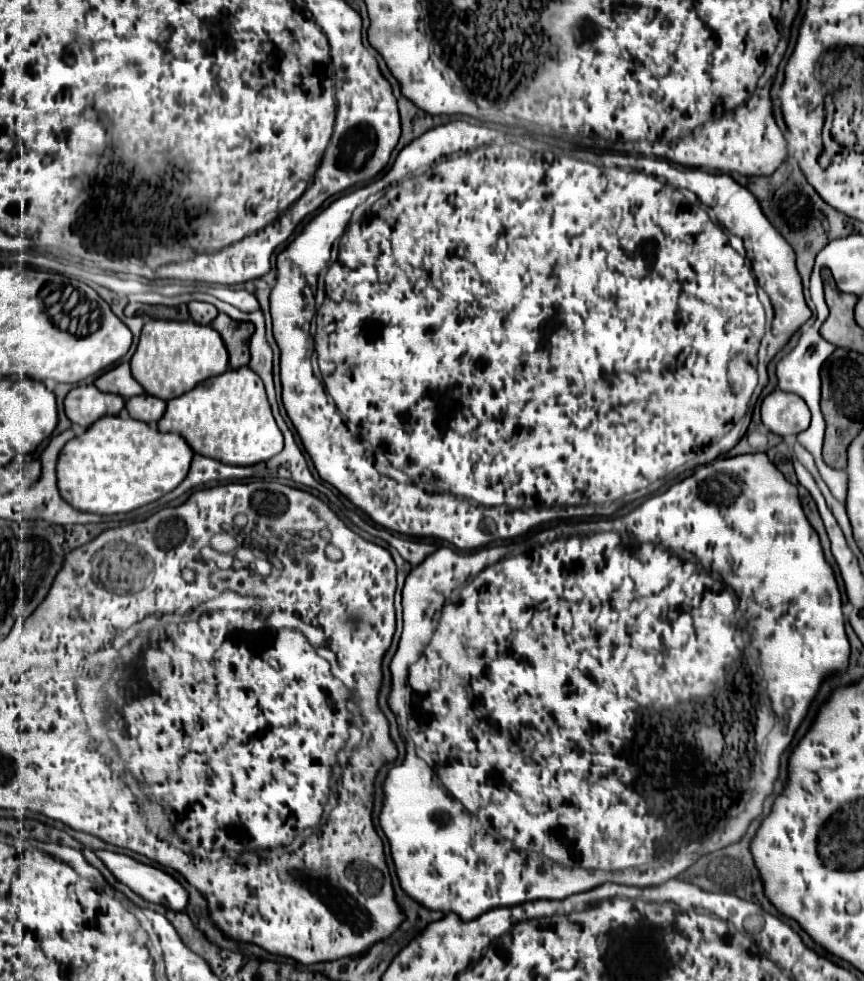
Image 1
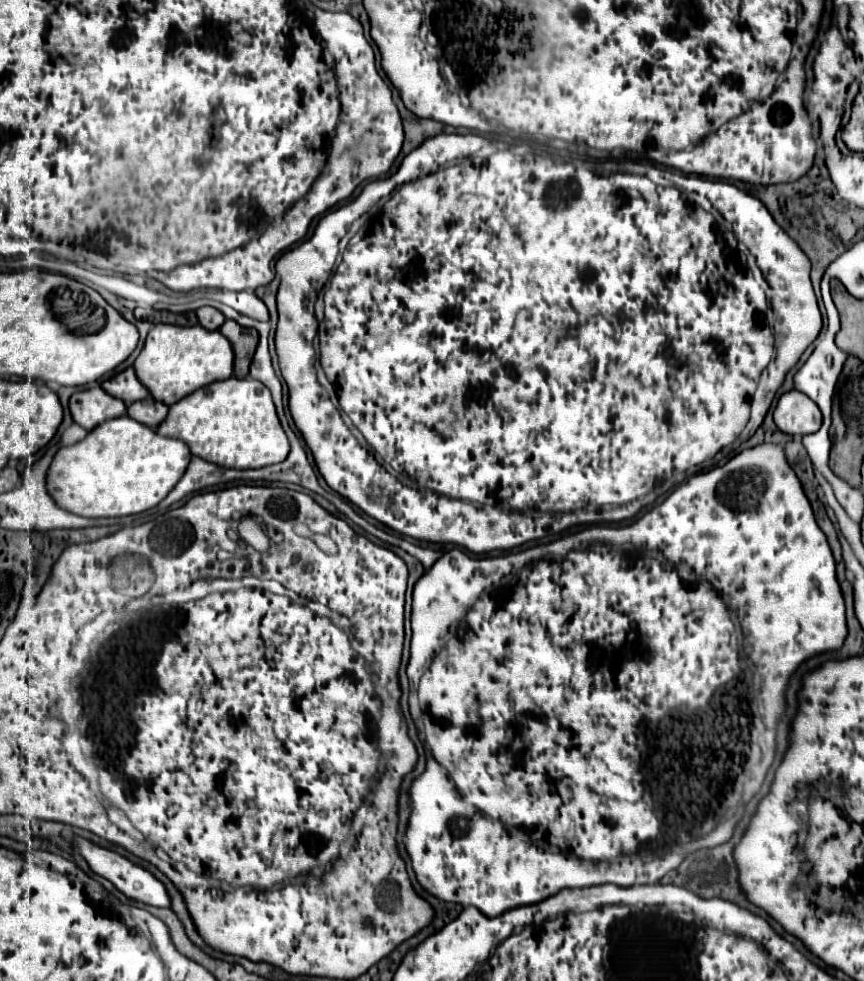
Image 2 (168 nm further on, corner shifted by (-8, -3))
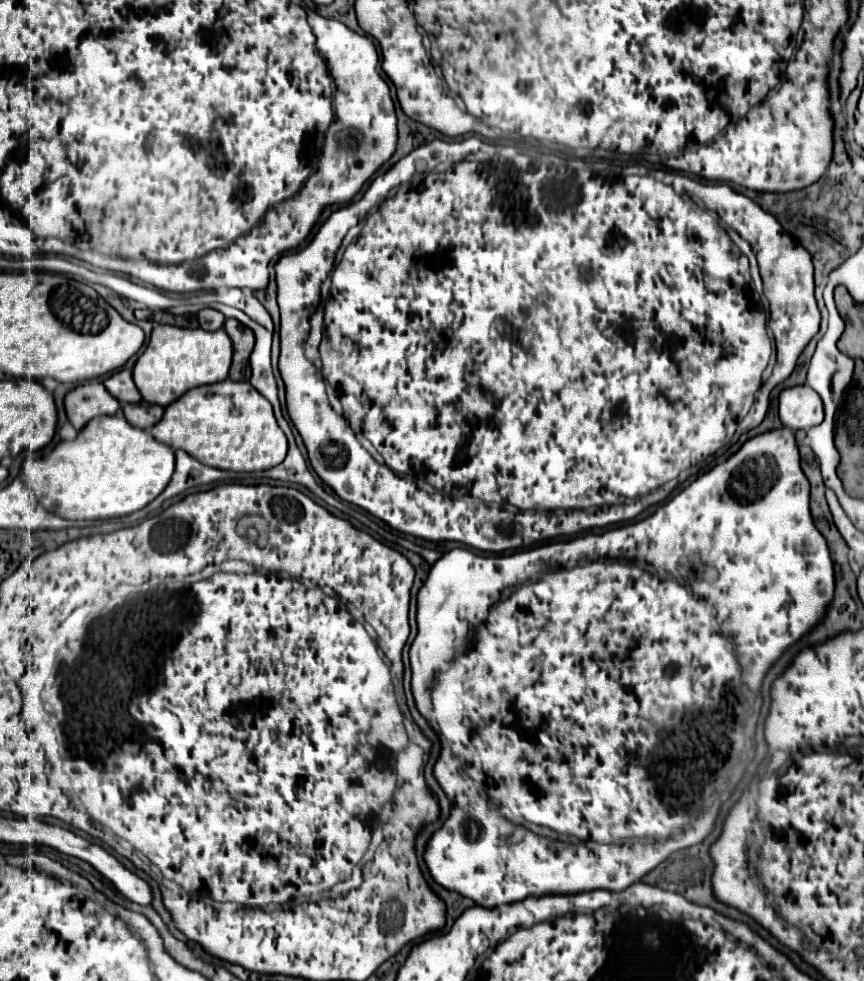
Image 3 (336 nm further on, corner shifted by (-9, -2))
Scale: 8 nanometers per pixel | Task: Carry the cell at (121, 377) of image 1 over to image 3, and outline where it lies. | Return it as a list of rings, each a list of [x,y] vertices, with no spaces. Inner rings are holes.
[[[119,370],[119,372],[111,374],[103,384],[109,390],[109,394],[115,396],[121,404],[141,402],[141,394],[139,394],[137,386],[133,384],[133,376],[129,370]]]

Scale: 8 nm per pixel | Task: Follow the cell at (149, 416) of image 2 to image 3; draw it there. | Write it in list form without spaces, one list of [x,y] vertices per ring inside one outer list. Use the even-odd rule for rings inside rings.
[[[147,402],[123,404],[121,410],[123,410],[123,416],[127,418],[127,422],[131,426],[135,426],[135,428],[141,428],[141,430],[153,428],[161,420],[161,416],[163,416],[163,408],[161,406],[147,404]]]

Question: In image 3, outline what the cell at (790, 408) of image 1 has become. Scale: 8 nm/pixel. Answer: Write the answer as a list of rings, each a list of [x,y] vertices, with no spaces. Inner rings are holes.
[[[793,386],[779,394],[779,418],[793,430],[809,430],[823,422],[823,402],[813,388]]]

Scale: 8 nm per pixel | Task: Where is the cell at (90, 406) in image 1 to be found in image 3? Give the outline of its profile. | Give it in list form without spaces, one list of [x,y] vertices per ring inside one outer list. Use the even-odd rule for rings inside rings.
[[[85,382],[65,394],[65,412],[73,428],[81,430],[91,418],[115,414],[119,402],[105,390],[101,382]]]

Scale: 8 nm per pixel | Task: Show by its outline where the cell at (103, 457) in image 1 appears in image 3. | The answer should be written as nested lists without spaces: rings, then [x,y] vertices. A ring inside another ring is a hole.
[[[121,412],[113,416],[97,416],[77,434],[75,440],[59,442],[47,456],[37,458],[27,472],[29,488],[35,492],[39,504],[57,516],[69,520],[107,520],[127,516],[145,508],[169,484],[175,470],[175,454],[169,446],[157,442],[149,432],[131,428]]]

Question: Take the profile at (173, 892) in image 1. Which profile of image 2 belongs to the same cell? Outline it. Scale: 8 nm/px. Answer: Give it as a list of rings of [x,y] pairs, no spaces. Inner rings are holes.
[[[76,837],[76,843],[78,843],[78,849],[82,853],[82,857],[88,861],[90,869],[102,877],[106,877],[110,883],[114,883],[114,887],[118,891],[122,891],[126,897],[134,899],[134,901],[140,901],[140,903],[146,903],[146,905],[154,905],[154,907],[170,907],[170,895],[166,893],[166,887],[162,885],[162,881],[158,881],[150,871],[146,871],[144,867],[132,863],[130,859],[122,857],[120,853],[116,851],[110,851],[110,849],[104,849],[100,845],[94,845],[92,841],[86,841],[86,839],[80,839]]]

